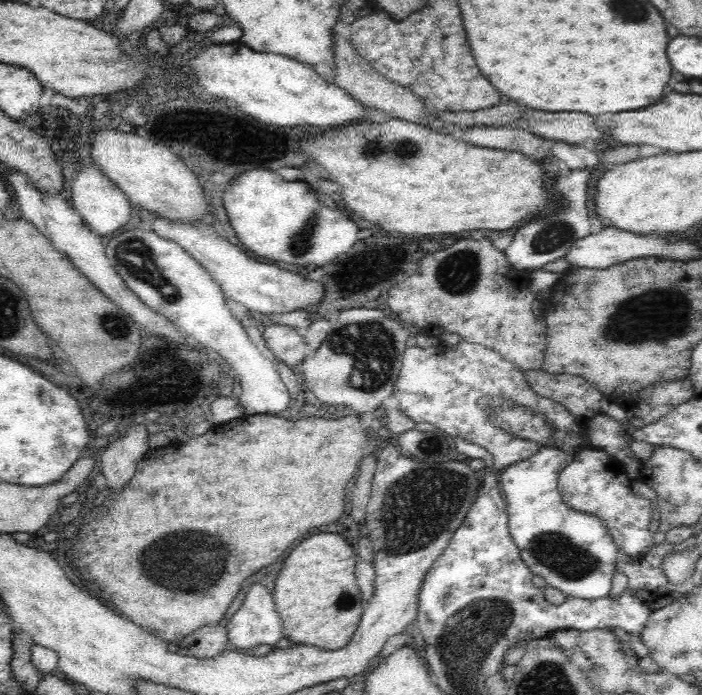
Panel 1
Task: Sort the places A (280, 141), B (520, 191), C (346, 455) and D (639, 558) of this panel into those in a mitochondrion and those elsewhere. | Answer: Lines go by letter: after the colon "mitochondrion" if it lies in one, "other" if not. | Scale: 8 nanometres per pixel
A: other
B: other
C: other
D: other

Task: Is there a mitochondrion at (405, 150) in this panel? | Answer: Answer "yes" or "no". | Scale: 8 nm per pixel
yes

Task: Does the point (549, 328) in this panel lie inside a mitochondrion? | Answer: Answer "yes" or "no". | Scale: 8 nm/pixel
no

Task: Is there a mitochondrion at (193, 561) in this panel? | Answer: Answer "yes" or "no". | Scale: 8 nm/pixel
yes

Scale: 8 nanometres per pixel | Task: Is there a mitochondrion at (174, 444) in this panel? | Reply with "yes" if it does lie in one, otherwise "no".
no

